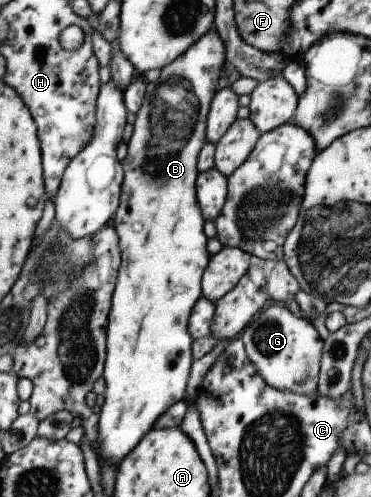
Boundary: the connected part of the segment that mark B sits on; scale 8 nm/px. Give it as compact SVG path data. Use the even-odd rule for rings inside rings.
M215 26L203 34L196 42L193 42L184 54L181 54L174 62L164 66L160 72L160 77L147 84L146 96L137 112L137 118L134 122L133 133L127 142L127 155L122 163L123 183L121 184L120 202L117 211L114 213L114 228L119 236L120 250L122 250L122 262L118 271L118 282L116 282L116 290L113 292L111 309L108 317L107 326L107 353L105 358L105 369L103 377L106 382L106 391L103 393L105 402L101 406L98 415L99 439L101 442L101 452L98 453L100 459L107 463L118 466L121 460L140 442L146 430L152 429L154 421L166 412L170 406L176 404L179 400L183 400L185 396L186 384L188 384L188 376L190 376L190 367L192 366L192 342L194 339L190 336L187 329L188 319L192 308L196 301L203 296L201 291L201 278L203 277L205 268L208 266L210 255L208 248L208 238L204 234L204 221L202 211L196 194L196 179L198 176L197 160L199 152L202 150L204 143L207 141L206 121L207 114L211 107L212 99L217 93L216 84L224 70L224 64L227 61L227 50L220 33Z

